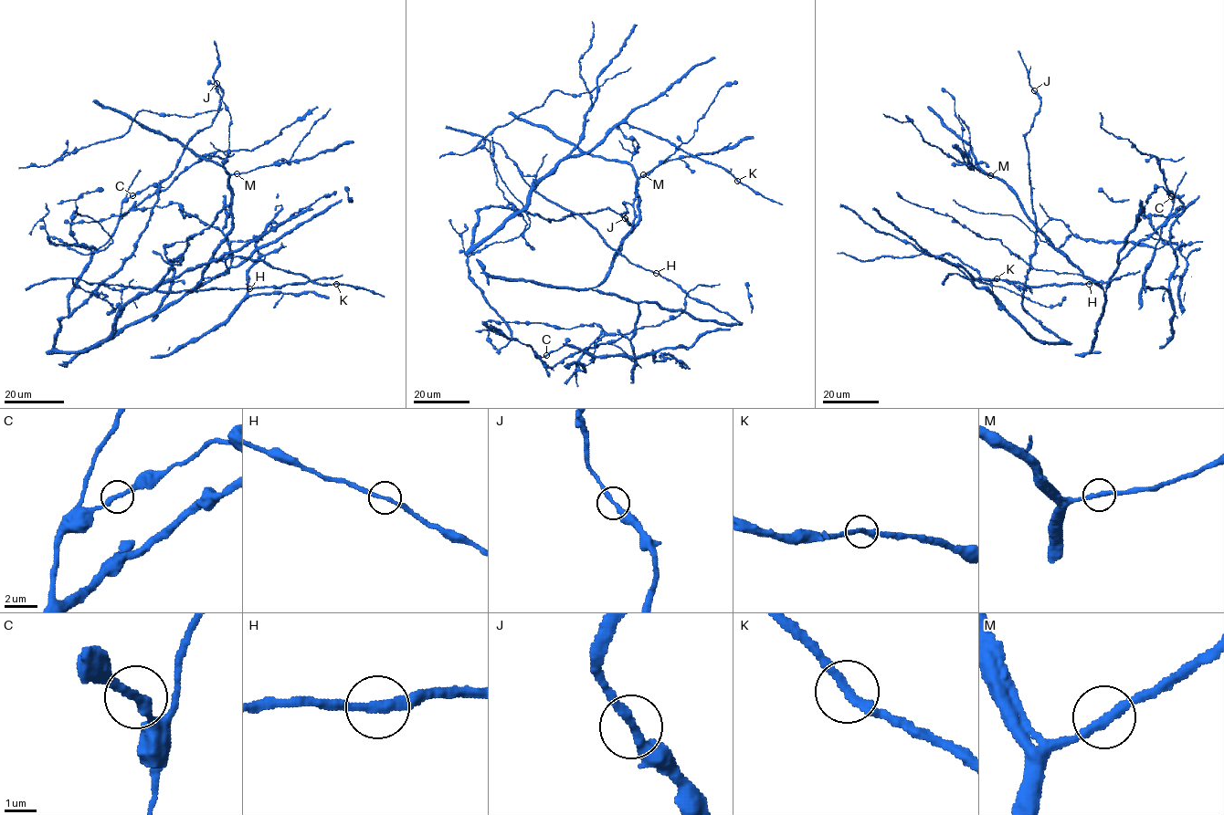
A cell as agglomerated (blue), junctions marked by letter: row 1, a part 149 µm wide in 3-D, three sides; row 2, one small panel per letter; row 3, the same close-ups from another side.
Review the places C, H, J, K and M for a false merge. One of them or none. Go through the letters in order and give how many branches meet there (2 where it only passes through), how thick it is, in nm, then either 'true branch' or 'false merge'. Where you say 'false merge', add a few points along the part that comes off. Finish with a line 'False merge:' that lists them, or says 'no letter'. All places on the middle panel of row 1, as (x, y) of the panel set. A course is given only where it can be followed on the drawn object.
C: 2 branches meet; 280 nm thick; true branch
H: 2 branches meet; 260 nm thick; true branch
J: 2 branches meet; 280 nm thick; true branch
K: 2 branches meet; 280 nm thick; true branch
M: 2 branches meet; 280 nm thick; true branch
False merge: no letter

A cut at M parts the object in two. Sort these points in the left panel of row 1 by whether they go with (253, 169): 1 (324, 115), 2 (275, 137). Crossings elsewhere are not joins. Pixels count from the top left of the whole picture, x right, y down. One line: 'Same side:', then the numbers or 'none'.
Same side: 1

